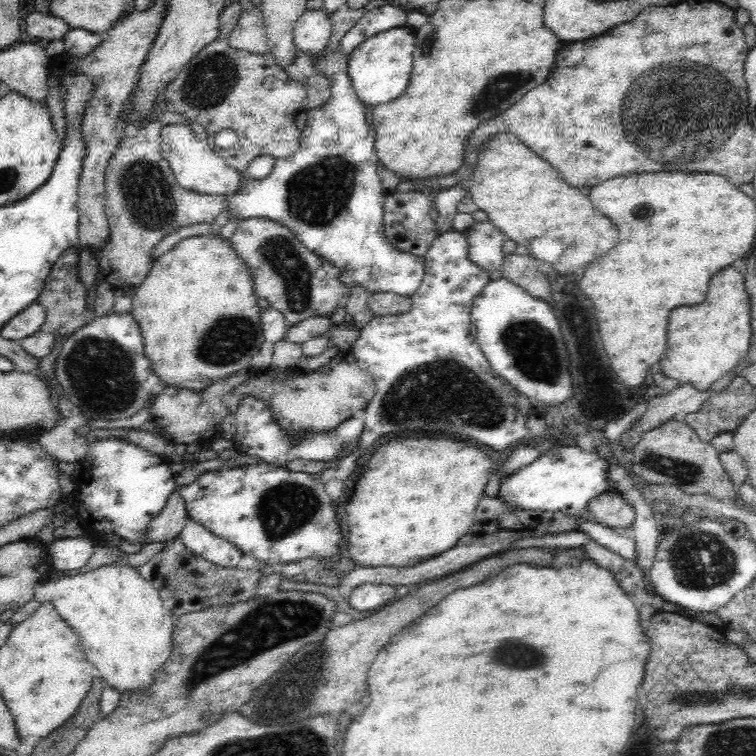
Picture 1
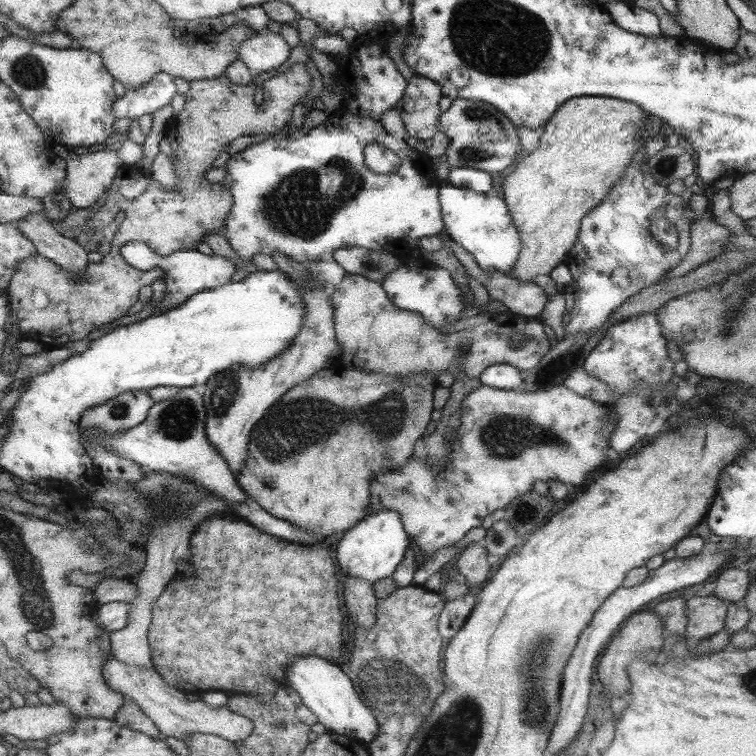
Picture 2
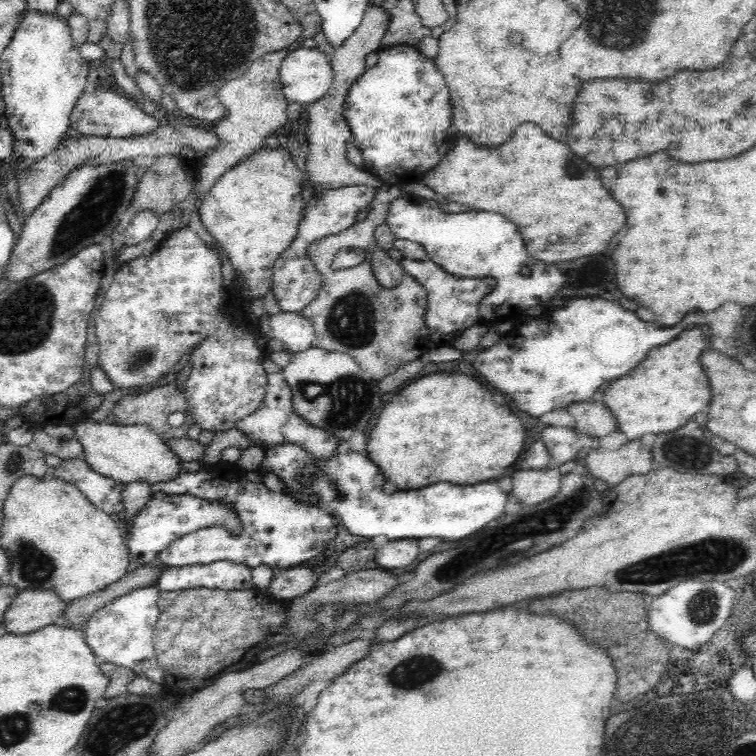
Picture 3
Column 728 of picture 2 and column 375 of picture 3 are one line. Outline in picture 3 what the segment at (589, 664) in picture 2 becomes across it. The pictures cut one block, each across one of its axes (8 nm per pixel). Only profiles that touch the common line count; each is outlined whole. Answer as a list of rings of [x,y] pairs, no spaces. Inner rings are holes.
[[[404,538],[400,542],[396,542],[394,539],[376,551],[375,561],[384,569],[402,568],[414,562],[418,552],[420,552],[420,548],[418,548],[416,538]]]

